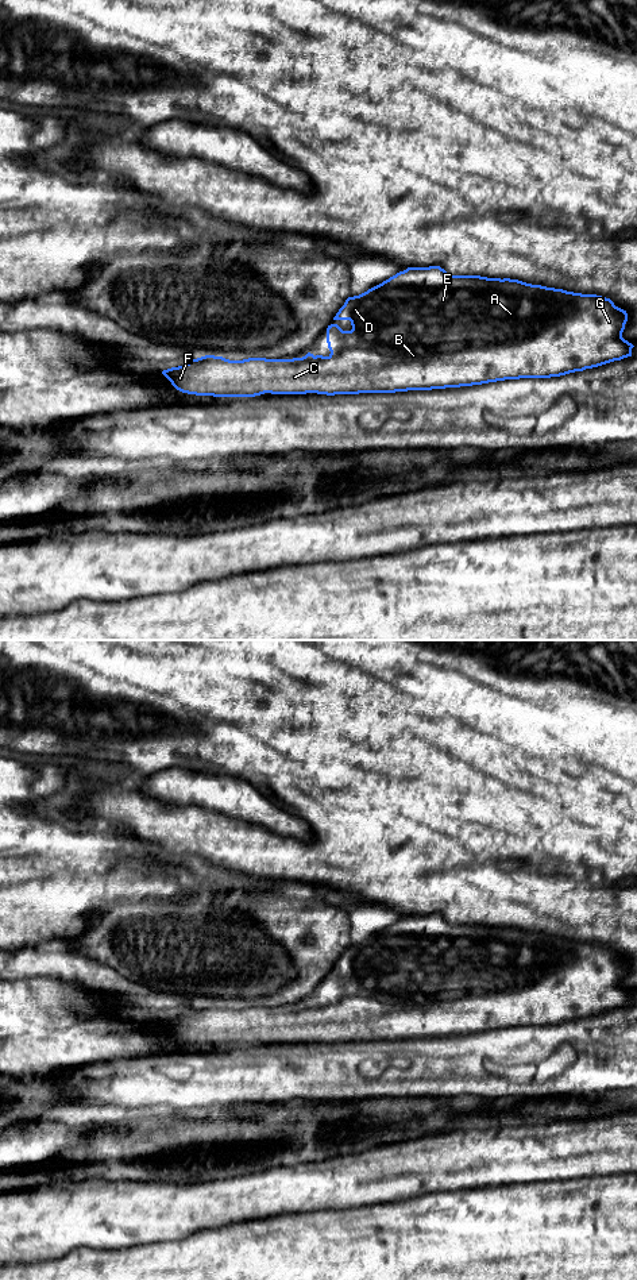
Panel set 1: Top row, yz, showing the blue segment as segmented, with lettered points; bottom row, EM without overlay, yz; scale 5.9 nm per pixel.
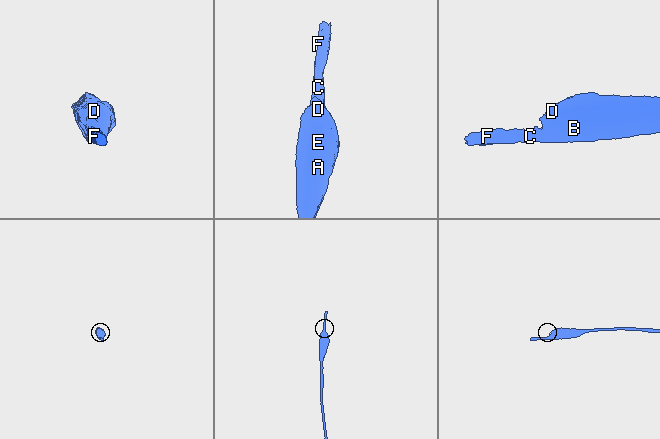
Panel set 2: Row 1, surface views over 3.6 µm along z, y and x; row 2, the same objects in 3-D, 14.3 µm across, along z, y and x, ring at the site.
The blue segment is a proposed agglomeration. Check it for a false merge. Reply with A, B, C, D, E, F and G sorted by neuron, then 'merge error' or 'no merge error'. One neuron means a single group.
A B C D E F G | no merge error

